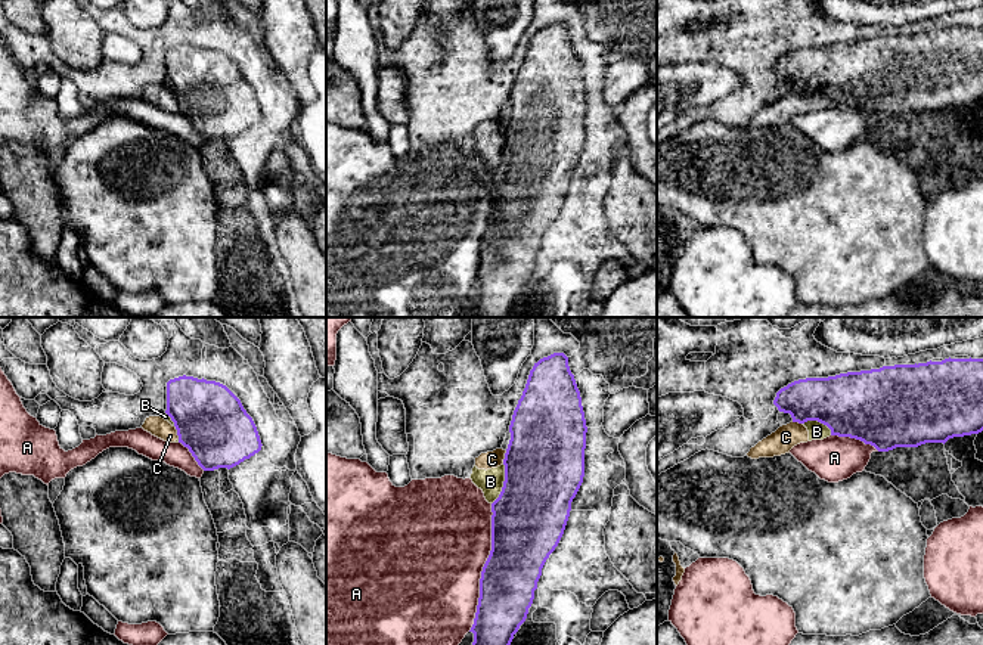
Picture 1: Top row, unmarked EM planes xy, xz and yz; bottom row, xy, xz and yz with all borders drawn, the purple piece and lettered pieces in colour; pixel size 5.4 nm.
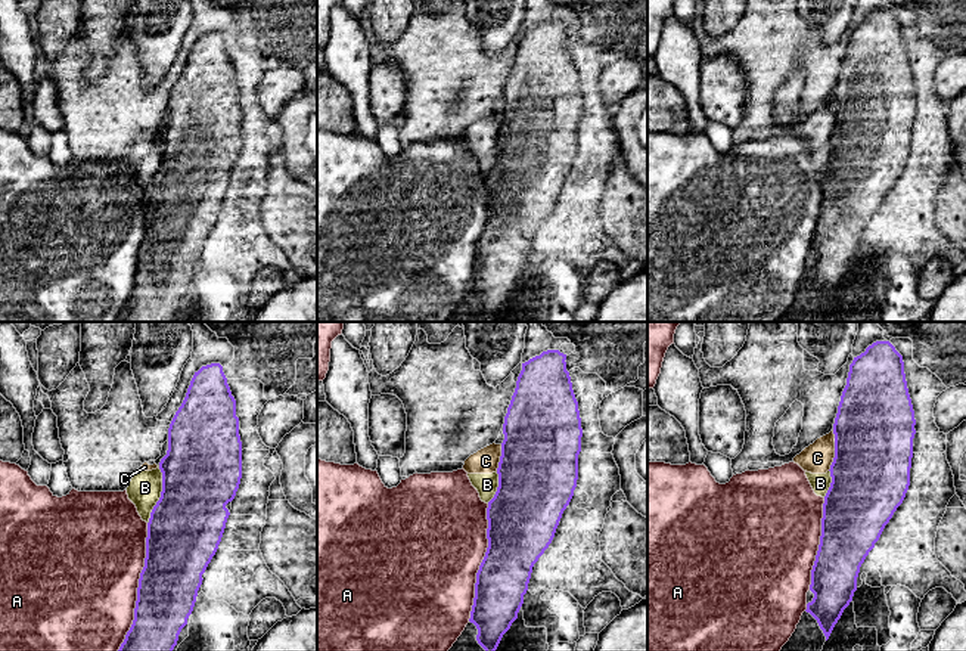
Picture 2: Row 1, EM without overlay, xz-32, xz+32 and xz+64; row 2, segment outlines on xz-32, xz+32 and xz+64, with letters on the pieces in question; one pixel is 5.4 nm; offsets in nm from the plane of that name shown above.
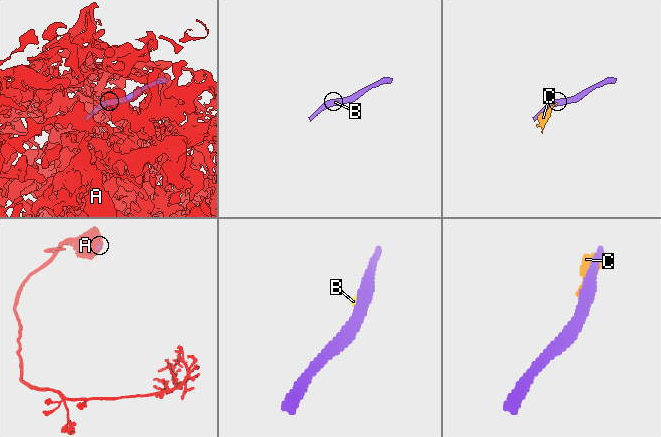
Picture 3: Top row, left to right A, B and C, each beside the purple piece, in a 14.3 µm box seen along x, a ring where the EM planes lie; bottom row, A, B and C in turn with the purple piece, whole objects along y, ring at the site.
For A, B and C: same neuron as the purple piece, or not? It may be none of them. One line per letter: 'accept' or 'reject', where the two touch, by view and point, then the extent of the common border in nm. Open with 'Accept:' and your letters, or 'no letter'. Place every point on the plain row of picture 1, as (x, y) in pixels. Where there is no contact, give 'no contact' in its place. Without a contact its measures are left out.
Accept: no letter
A: reject; contact xz (483, 236); length 700 nm
B: reject; contact xz (504, 154); length 240 nm
C: reject; contact xz (505, 126); length 80 nm

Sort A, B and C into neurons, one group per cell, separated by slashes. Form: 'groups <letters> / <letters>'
groups A / B C

